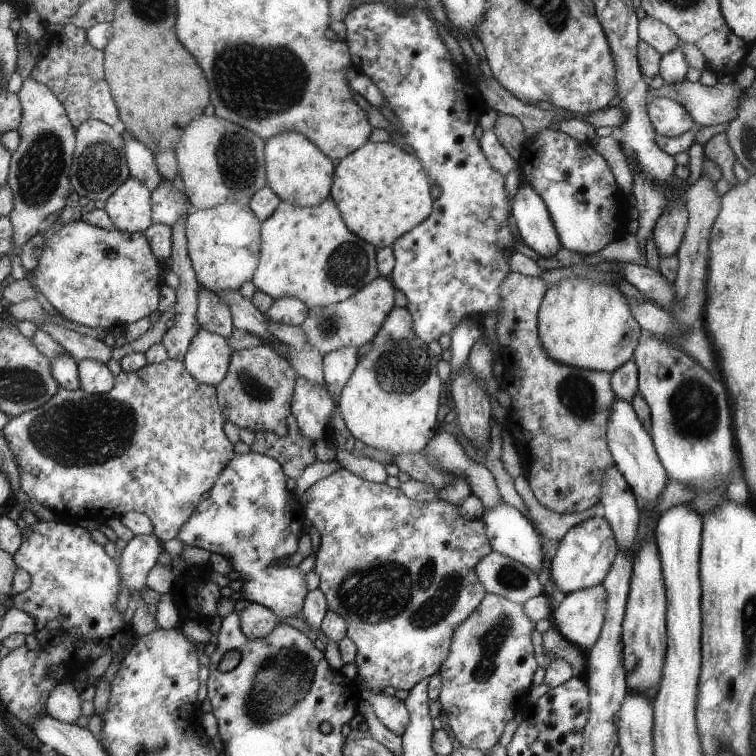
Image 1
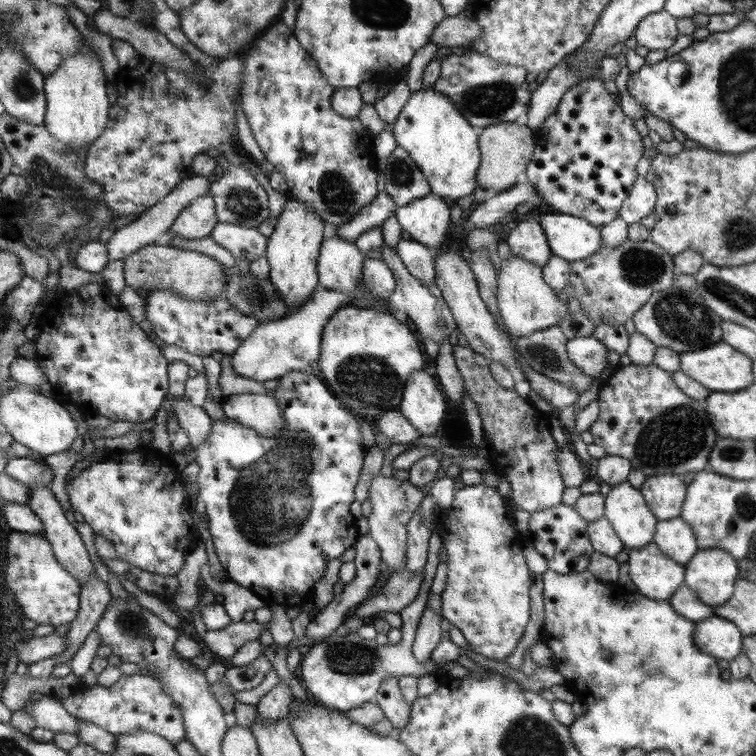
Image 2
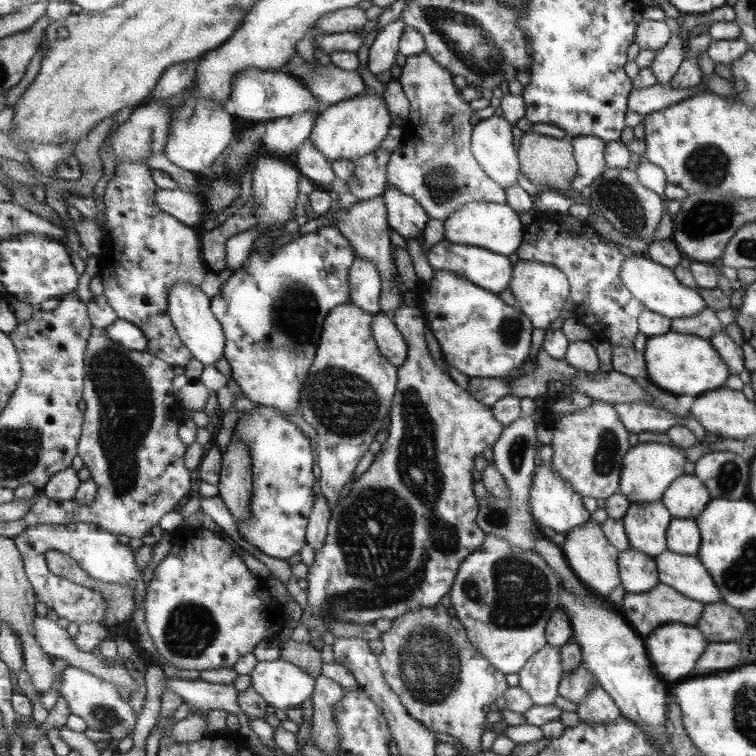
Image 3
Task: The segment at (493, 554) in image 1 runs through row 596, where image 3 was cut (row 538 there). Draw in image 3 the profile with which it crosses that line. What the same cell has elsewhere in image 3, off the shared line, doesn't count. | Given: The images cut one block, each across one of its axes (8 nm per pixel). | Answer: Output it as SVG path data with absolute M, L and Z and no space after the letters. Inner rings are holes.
M536 408L533 416L519 416L503 427L502 434L491 448L493 451L492 465L504 478L505 484L510 490L510 496L504 500L495 499L493 503L481 507L478 512L478 525L485 535L494 534L497 538L502 538L514 547L522 549L533 549L534 534L530 530L535 529L537 525L533 522L533 515L529 509L529 490L536 469L533 461L535 444L537 444L535 424L541 420L540 412L541 409Z

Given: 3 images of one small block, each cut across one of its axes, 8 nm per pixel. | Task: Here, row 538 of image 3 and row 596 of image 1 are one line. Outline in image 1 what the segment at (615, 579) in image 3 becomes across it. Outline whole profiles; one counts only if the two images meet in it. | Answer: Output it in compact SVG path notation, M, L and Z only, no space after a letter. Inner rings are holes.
M599 583L567 593L550 619L555 630L587 652L598 640L607 610L607 590Z

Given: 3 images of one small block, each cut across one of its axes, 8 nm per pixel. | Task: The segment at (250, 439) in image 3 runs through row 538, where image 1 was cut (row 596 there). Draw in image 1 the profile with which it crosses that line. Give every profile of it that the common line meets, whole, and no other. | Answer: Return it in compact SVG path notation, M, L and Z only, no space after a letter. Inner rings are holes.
M250 451L246 454L235 455L234 458L224 467L214 486L208 490L209 496L203 502L199 502L193 514L186 520L182 528L178 530L176 539L184 545L204 548L209 552L221 554L226 558L231 569L240 572L239 580L243 587L239 591L241 598L251 602L269 607L279 618L295 616L303 604L303 596L307 594L307 588L277 588L277 586L295 586L293 582L261 582L263 576L273 576L271 570L273 560L282 556L291 555L291 552L298 550L297 538L303 533L304 507L290 490L285 487L286 475L282 466L274 458L260 455Z

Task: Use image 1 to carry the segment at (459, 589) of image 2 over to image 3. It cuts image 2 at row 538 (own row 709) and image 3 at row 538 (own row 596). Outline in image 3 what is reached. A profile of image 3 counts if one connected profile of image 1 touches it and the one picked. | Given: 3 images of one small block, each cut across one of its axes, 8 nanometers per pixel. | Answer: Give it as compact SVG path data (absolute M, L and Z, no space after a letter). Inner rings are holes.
M487 533L481 548L469 554L459 565L448 595L455 617L466 629L467 638L496 671L510 675L519 672L526 661L546 644L546 624L560 604L560 589L558 577L533 549L514 547L510 542Z

